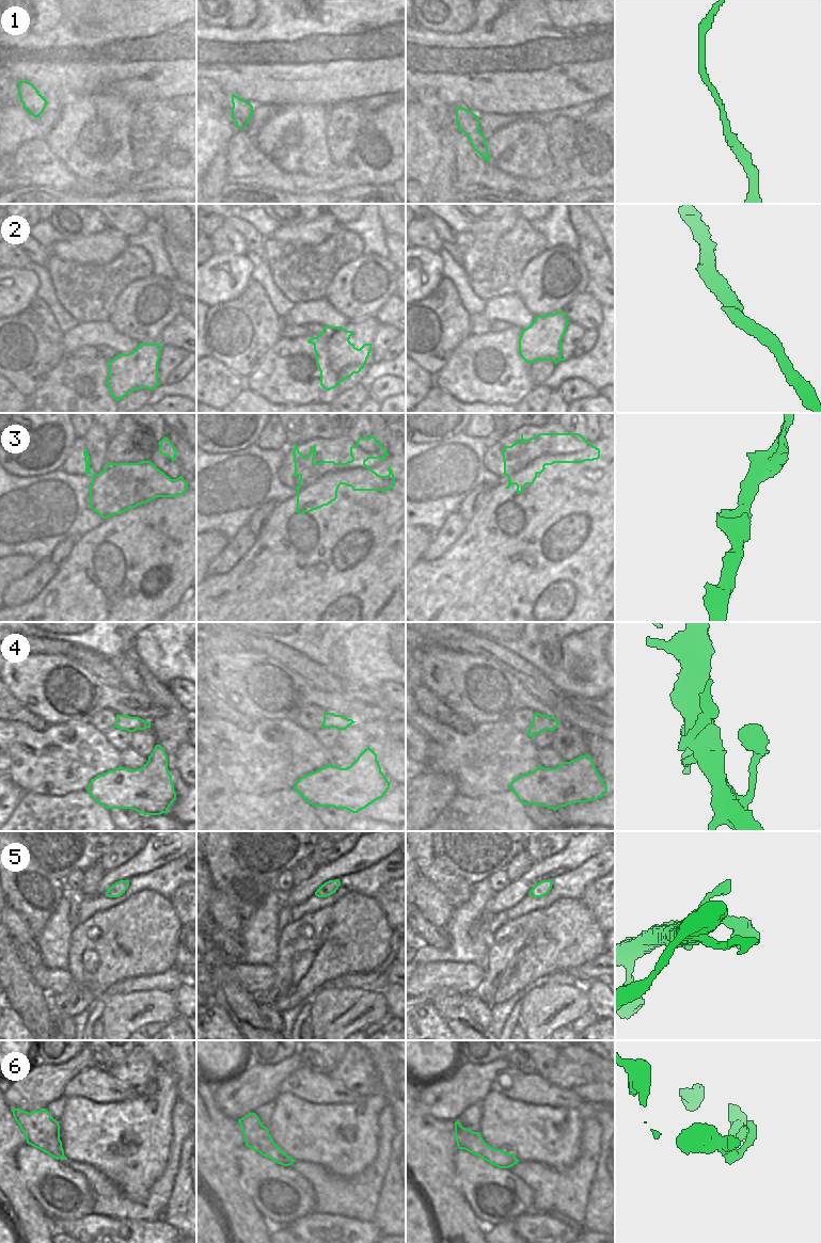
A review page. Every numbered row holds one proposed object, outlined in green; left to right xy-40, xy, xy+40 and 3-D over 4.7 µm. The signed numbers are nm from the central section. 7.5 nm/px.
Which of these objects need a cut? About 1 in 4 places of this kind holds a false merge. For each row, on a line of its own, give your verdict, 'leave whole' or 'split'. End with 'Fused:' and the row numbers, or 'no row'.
1: leave whole
2: leave whole
3: leave whole
4: leave whole
5: leave whole
6: split
Fused: 6

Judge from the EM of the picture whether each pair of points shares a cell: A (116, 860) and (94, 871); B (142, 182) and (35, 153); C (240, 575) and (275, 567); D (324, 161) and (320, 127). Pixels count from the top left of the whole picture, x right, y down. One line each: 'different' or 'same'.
A: different
B: same
C: different
D: same

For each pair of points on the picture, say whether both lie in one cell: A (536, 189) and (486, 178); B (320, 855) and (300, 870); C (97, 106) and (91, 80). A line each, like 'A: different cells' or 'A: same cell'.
A: same cell
B: different cells
C: different cells

